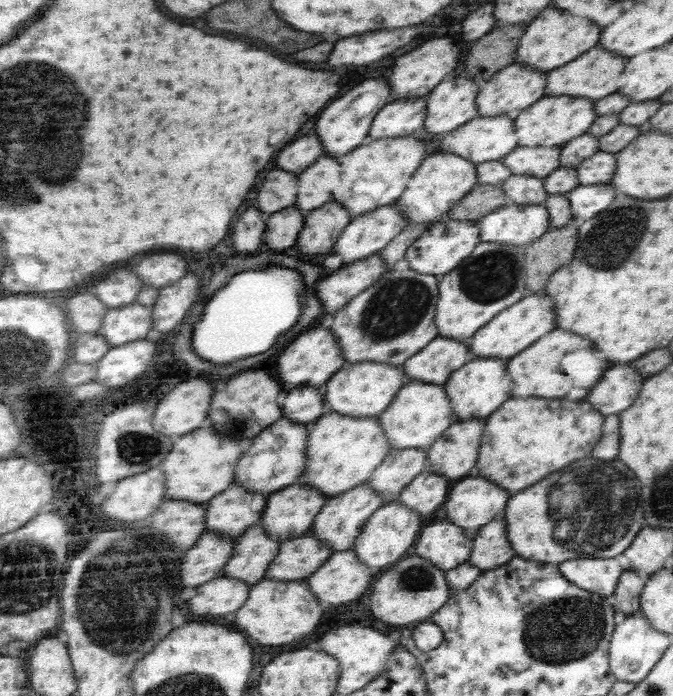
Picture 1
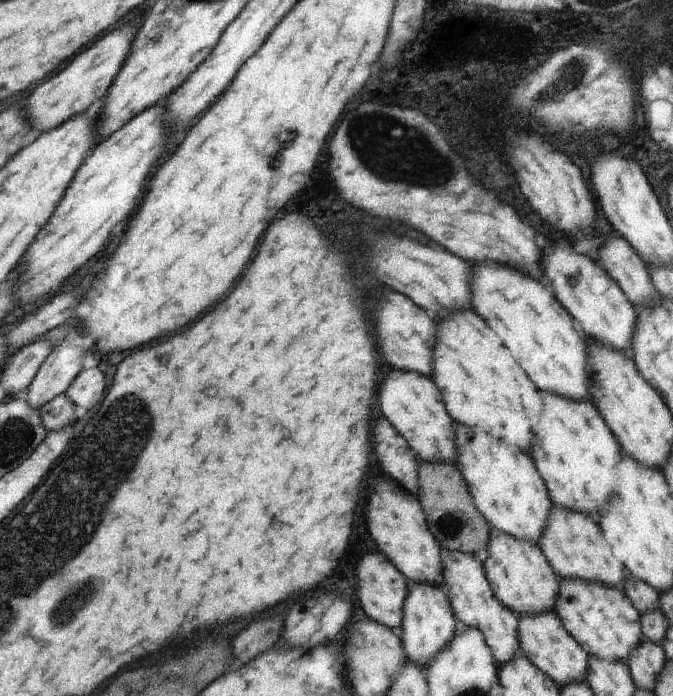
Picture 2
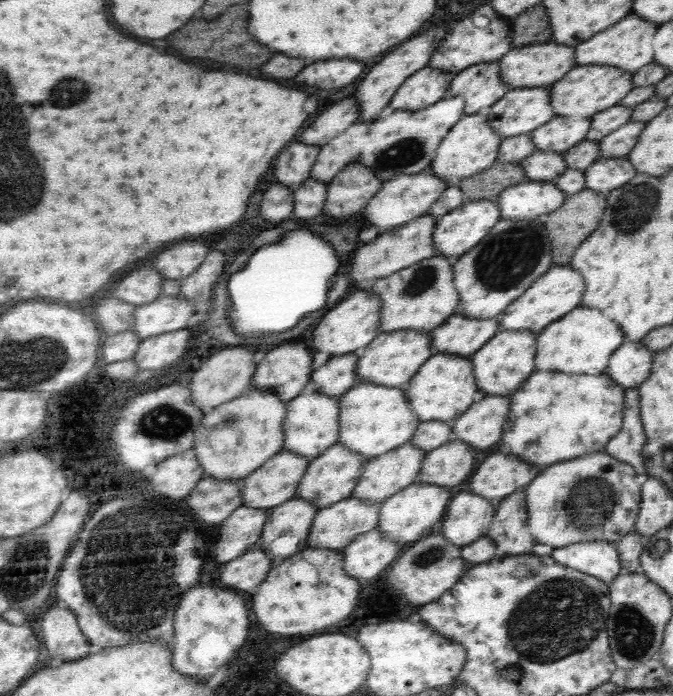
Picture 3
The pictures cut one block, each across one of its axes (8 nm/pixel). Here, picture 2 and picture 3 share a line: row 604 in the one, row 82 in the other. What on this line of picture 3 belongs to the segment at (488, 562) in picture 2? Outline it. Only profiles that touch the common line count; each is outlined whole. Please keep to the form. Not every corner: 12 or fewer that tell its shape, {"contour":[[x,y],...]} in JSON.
{"contour":[[514,48],[501,62],[512,89],[552,87],[576,66],[576,49]]}

